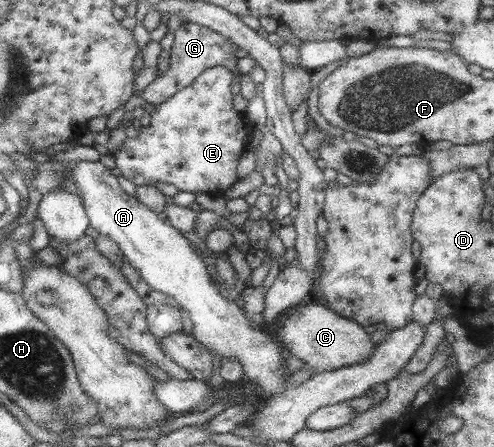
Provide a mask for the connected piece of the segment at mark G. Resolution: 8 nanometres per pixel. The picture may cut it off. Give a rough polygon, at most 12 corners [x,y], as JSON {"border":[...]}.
{"border":[[182,23],[167,70],[141,92],[156,106],[203,70],[223,66],[239,93],[233,45],[210,28]]}

